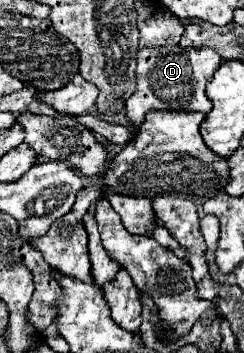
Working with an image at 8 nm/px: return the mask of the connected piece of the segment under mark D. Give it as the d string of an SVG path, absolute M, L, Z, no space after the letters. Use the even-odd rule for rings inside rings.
M141 48L137 52L137 88L133 96L125 100L125 112L129 126L137 130L145 122L145 114L151 110L175 110L175 112L201 112L211 110L211 100L205 96L205 86L213 78L221 64L221 56L211 48Z

